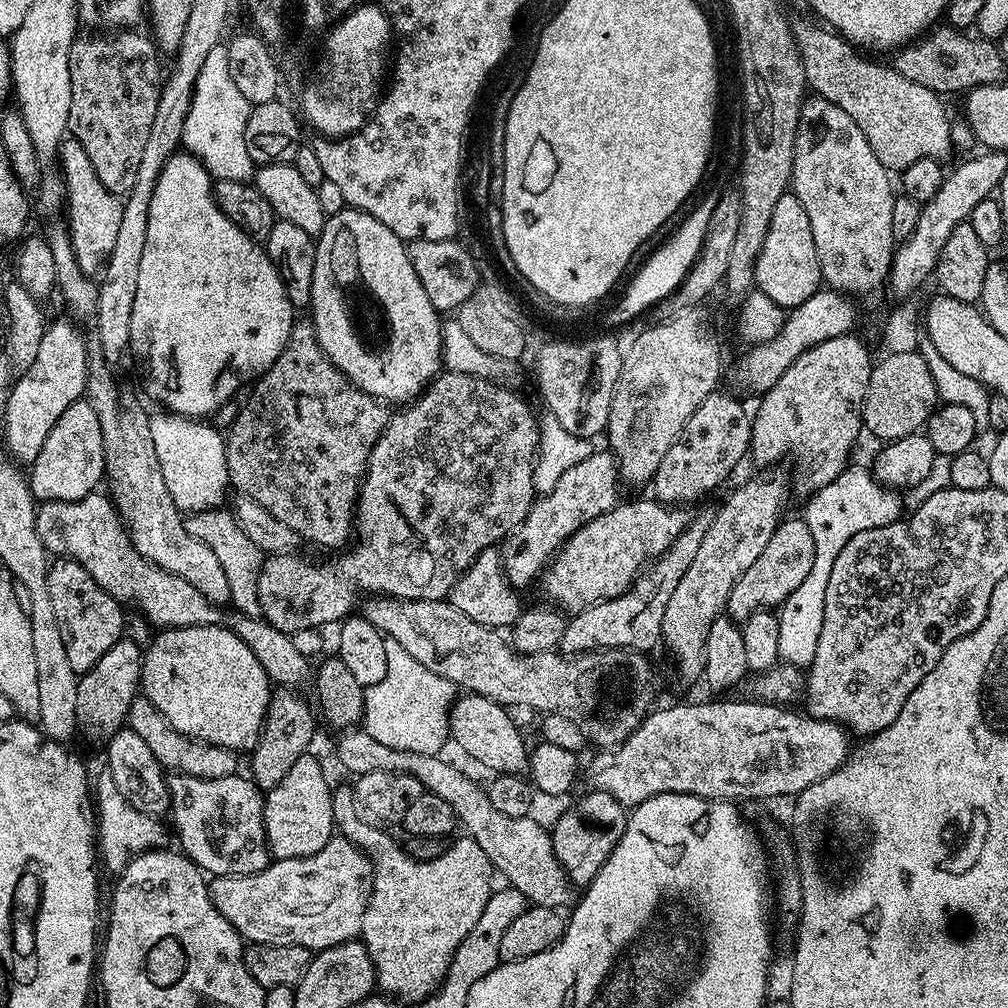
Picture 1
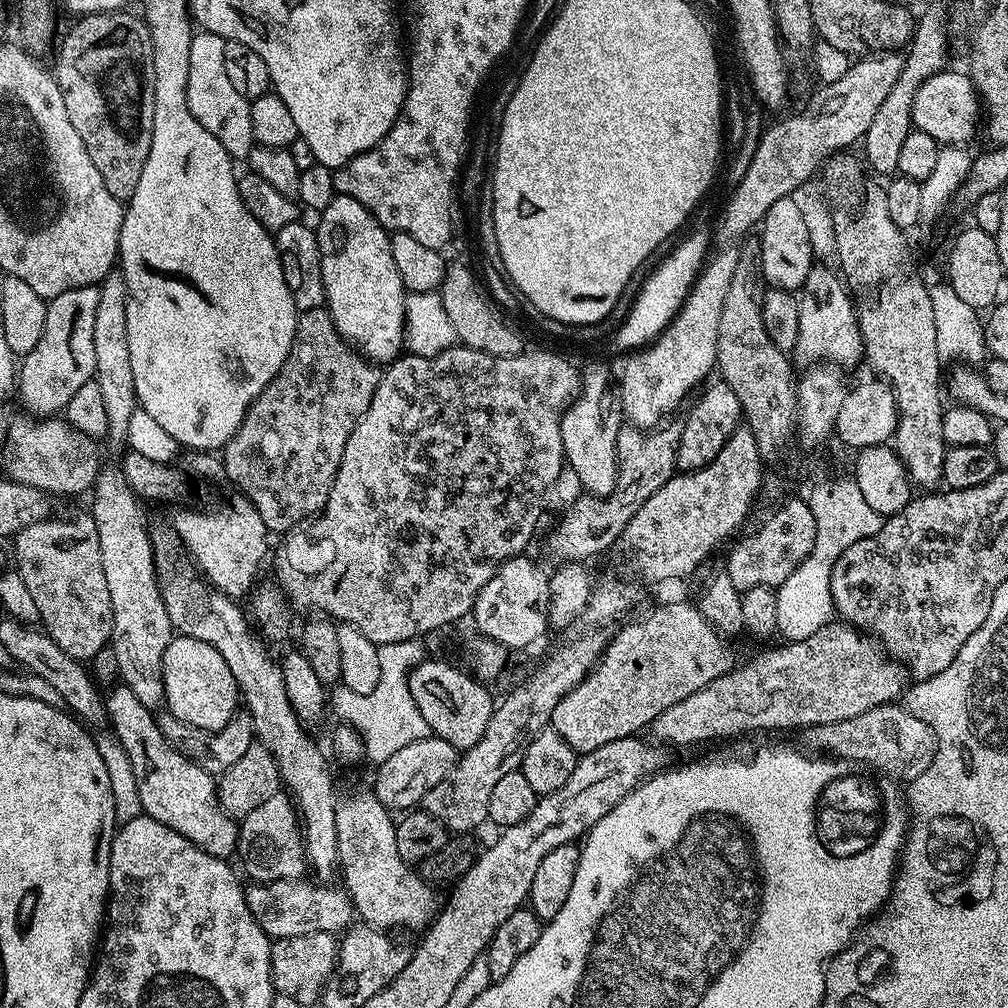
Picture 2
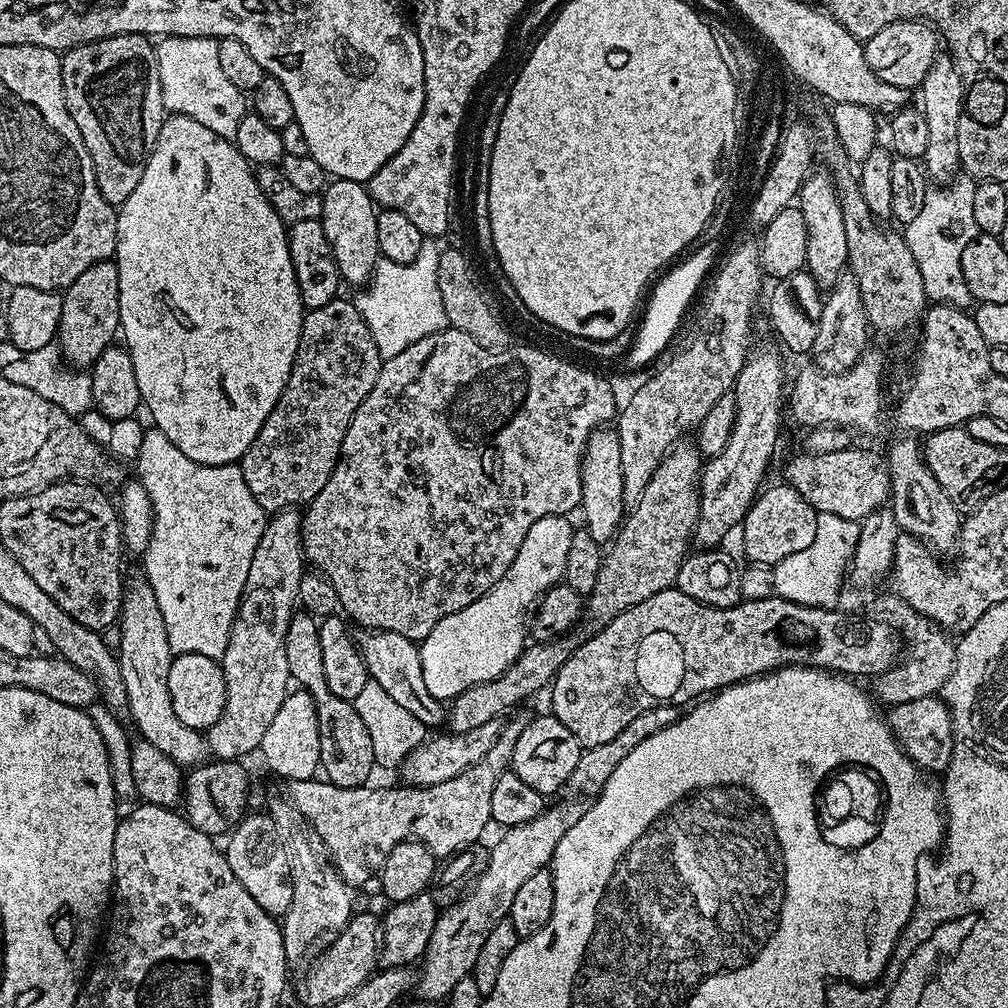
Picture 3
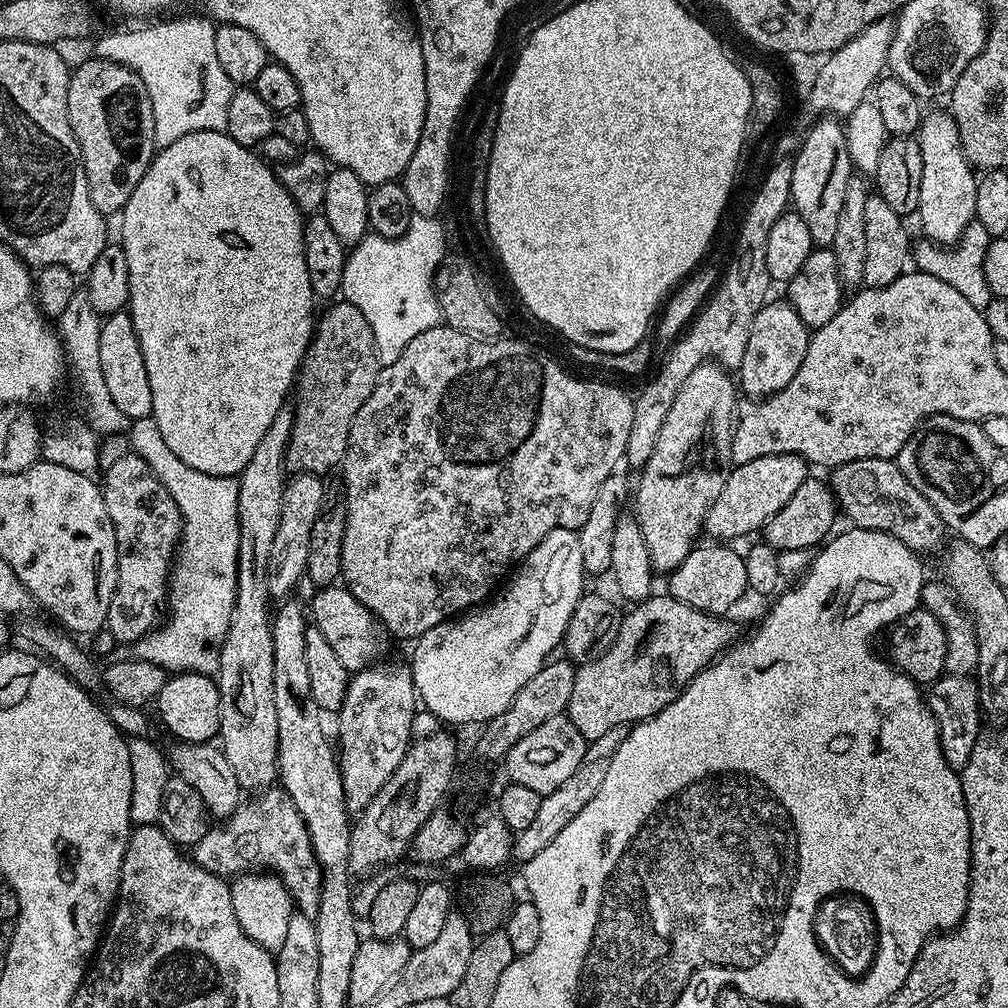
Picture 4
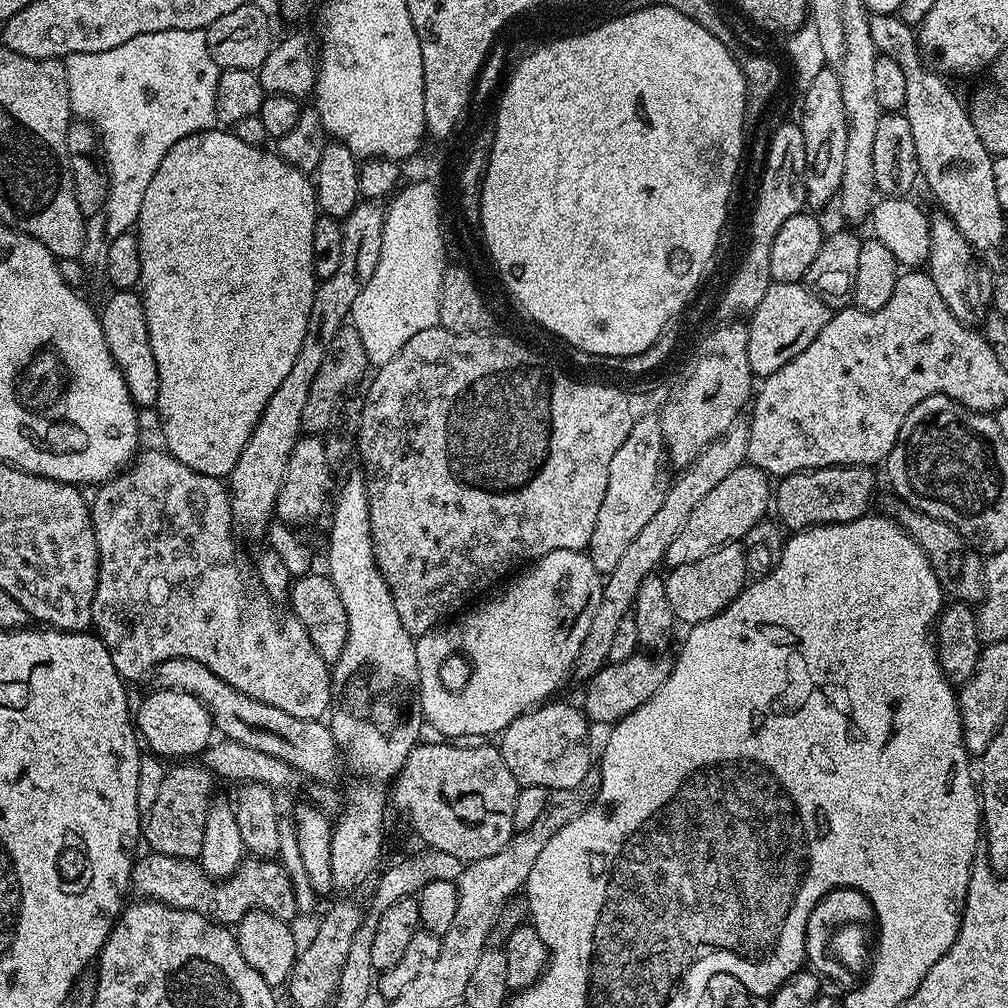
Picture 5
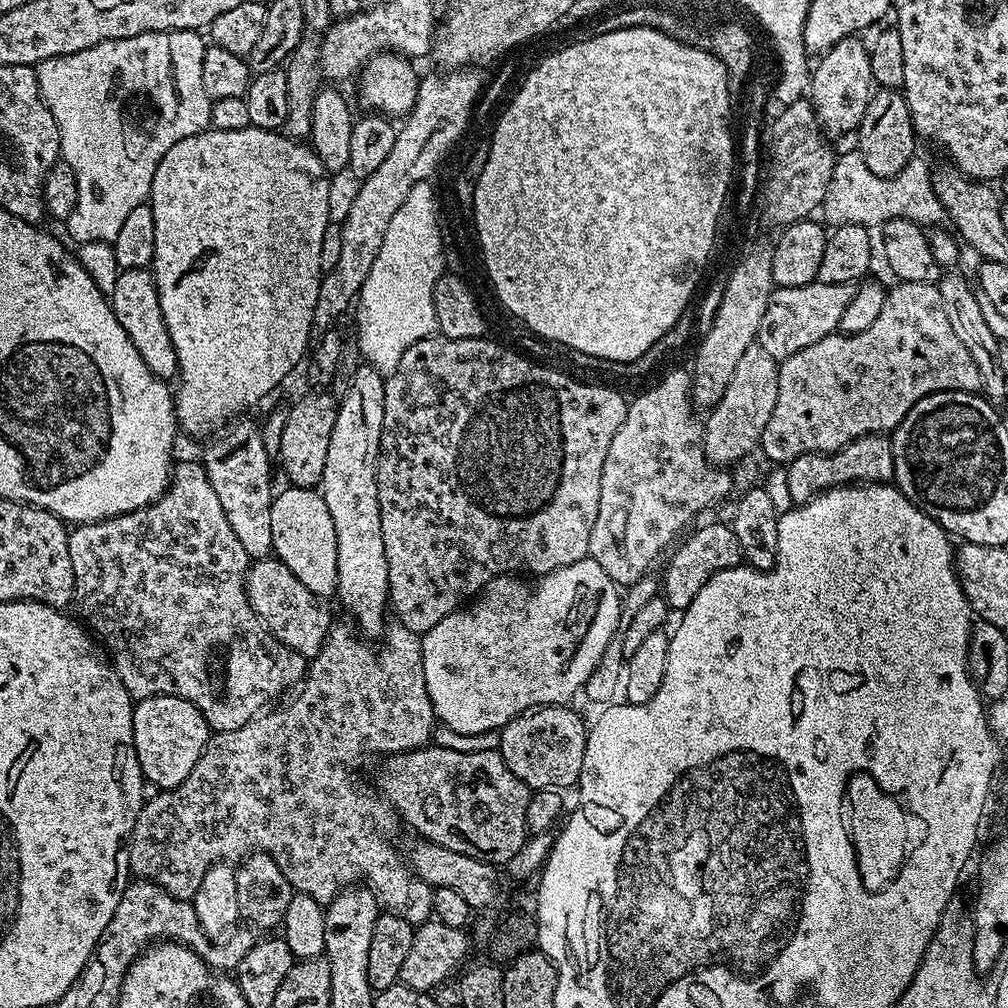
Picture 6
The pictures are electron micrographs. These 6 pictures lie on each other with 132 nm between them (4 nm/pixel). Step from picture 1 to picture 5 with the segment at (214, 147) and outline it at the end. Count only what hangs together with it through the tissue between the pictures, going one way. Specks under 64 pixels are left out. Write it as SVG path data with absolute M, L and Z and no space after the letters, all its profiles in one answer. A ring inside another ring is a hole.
M202 28L198 30L162 30L154 34L138 34L138 38L130 38L130 42L122 42L122 46L114 46L114 50L102 50L94 54L70 54L63 57L62 63L66 70L72 115L94 126L98 133L99 147L102 149L102 160L106 165L108 193L98 213L100 228L112 236L126 234L135 225L136 219L140 217L142 198L146 194L146 186L150 186L150 178L154 178L154 170L158 170L162 158L166 158L166 154L182 138L192 136L196 132L209 131L217 123L216 87L222 69L216 65L214 58L210 58L210 50L206 50L206 34Z

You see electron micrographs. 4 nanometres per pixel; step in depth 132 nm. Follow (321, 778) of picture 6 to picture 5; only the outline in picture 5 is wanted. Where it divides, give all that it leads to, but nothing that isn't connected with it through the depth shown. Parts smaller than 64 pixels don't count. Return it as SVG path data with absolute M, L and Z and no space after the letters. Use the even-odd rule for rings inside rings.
M180 762L177 768L169 767L162 778L154 804L142 816L142 840L147 847L158 854L166 854L183 860L196 860L202 850L202 830L206 826L208 806L214 799L212 782L214 776L199 762Z

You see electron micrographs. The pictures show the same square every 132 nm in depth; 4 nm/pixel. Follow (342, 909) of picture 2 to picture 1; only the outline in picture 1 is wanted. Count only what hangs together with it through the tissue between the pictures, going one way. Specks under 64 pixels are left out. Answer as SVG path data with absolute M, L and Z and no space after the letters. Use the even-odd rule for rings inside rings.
M339 834L333 835L330 842L326 842L326 846L322 846L322 850L318 850L318 854L308 856L307 858L290 858L289 860L273 859L258 874L242 874L241 876L213 876L208 886L208 895L212 897L215 908L218 909L223 917L229 921L236 930L238 930L242 940L247 943L264 944L264 945L298 945L312 952L312 930L322 930L322 900L326 902L326 912L330 912L330 918L324 916L324 920L328 922L324 930L334 930L334 934L338 932L348 932L354 930L356 926L361 926L362 918L365 910L368 908L370 894L372 893L372 866L373 861L370 859L369 853L364 852L363 847L357 846L353 841L347 840L346 837Z

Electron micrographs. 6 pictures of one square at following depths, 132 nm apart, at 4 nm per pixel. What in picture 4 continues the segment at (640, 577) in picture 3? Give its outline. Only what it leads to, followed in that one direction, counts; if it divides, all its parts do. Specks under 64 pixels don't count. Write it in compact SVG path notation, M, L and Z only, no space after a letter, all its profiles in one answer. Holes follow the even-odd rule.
M709 362L698 366L698 370L694 370L694 374L690 374L690 378L686 378L686 382L682 382L682 386L678 390L678 394L674 398L674 402L670 406L670 410L666 413L666 422L662 422L662 430L658 434L658 442L654 442L654 454L650 454L650 458L644 463L643 468L639 469L638 476L641 480L634 484L634 500L636 496L636 509L634 515L638 526L642 530L642 538L646 538L646 550L650 556L650 562L653 569L657 573L670 574L676 569L686 558L686 554L690 554L694 545L697 543L696 535L701 534L705 527L707 512L714 505L719 494L722 493L723 484L726 482L729 471L733 467L732 463L732 425L736 423L736 406L738 403L738 384L735 379L730 377L729 369L720 367L715 362Z

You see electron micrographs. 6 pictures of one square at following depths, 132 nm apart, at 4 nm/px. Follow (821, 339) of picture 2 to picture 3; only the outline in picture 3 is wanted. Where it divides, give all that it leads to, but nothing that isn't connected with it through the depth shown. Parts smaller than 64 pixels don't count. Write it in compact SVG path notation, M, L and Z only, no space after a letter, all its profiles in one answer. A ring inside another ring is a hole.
M813 171L804 181L800 187L798 207L802 218L806 218L804 268L814 278L814 282L820 289L830 289L840 277L840 273L847 269L848 251L846 250L846 222L842 214L842 206L836 193L836 184L827 171Z

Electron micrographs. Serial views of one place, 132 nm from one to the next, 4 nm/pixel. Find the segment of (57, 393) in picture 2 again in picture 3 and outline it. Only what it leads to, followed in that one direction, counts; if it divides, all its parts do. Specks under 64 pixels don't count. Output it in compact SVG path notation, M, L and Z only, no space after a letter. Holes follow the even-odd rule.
M115 259L103 260L86 274L78 274L69 288L63 289L62 318L58 345L63 359L74 369L84 370L93 364L107 348L113 347L120 332L118 306L118 266Z

